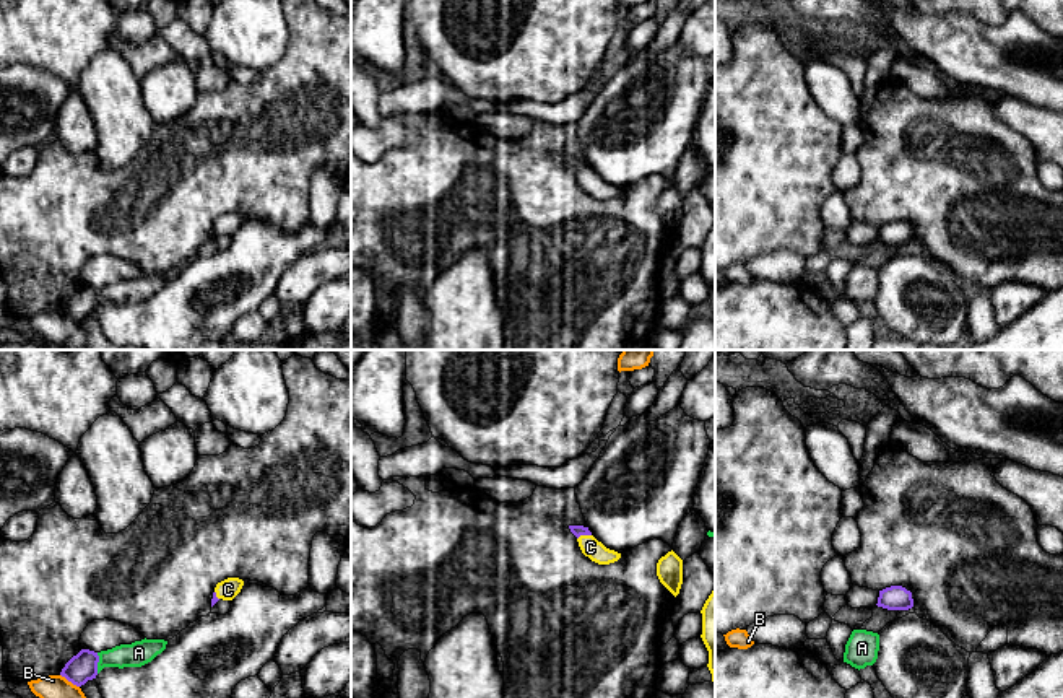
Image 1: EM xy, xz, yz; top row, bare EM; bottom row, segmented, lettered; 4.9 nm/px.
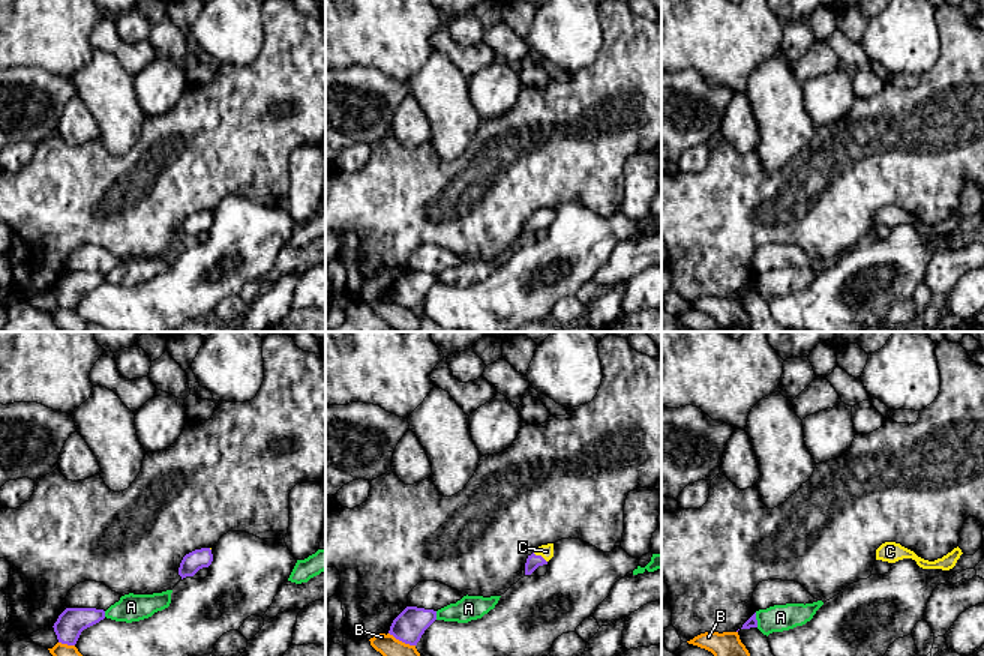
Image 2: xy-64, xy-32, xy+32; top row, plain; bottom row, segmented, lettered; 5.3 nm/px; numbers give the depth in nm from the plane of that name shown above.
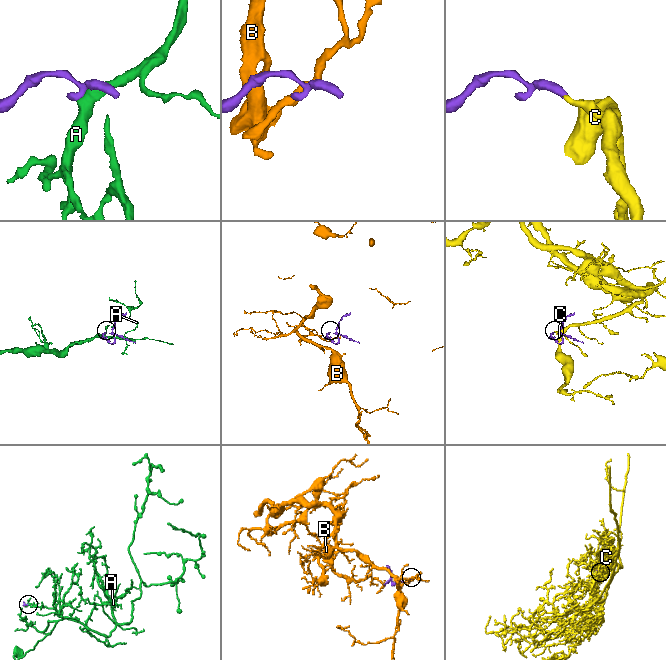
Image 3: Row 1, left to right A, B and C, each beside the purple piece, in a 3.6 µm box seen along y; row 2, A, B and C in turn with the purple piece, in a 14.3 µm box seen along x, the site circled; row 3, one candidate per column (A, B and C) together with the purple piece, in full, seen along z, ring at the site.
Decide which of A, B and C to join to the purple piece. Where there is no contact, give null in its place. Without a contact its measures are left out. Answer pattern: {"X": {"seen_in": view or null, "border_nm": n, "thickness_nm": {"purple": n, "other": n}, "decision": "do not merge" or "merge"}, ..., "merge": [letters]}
{"A": {"seen_in": "xy", "border_nm": 100, "thickness_nm": {"purple": 140, "other": 120}, "decision": "do not merge"}, "B": {"seen_in": "xy", "border_nm": 120, "thickness_nm": {"purple": 140, "other": 160}, "decision": "do not merge"}, "C": {"seen_in": "xz", "border_nm": 80, "thickness_nm": {"purple": 60, "other": 100}, "decision": "merge"}, "merge": ["C"]}

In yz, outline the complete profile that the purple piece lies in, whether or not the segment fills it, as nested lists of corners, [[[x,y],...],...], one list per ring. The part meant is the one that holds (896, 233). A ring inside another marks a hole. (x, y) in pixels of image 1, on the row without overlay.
[[[891,221],[879,226],[878,242],[887,246],[909,246],[913,242],[912,228],[902,221]]]

